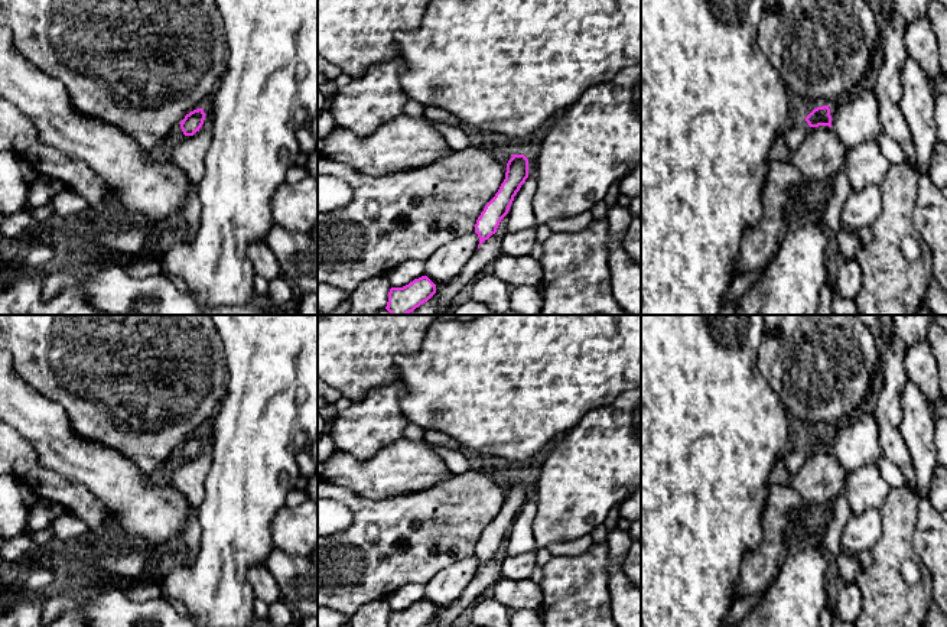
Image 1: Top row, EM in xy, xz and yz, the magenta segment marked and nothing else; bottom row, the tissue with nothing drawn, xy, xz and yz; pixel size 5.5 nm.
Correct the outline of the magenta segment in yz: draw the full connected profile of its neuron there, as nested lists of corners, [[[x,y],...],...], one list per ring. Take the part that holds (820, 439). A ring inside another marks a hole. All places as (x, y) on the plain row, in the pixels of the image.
[[[829,429],[814,432],[806,444],[791,444],[791,446],[784,451],[780,457],[785,468],[795,474],[806,462],[811,451],[829,449],[832,451],[832,439]]]

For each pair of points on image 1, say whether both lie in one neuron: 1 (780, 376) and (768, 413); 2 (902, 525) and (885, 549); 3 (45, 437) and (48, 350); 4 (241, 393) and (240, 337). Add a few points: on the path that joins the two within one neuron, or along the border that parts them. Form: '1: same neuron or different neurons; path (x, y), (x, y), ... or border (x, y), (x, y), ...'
1: different neurons; border (758, 363), (761, 376), (790, 415)
2: same neuron; path (898, 530), (897, 538), (891, 543)
3: different neurons; border (19, 377), (57, 402), (70, 422)
4: same neuron; path (241, 379), (241, 351)

